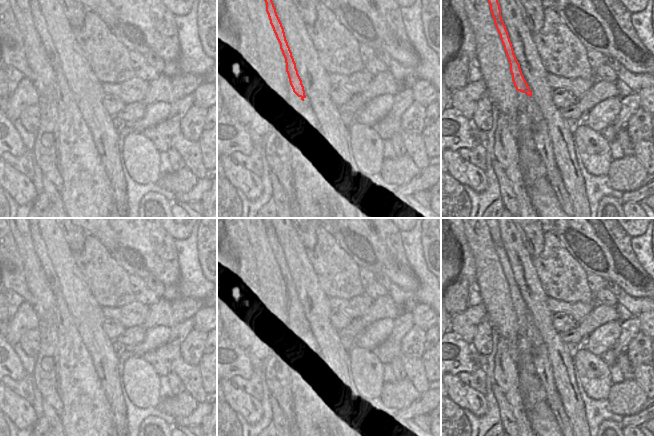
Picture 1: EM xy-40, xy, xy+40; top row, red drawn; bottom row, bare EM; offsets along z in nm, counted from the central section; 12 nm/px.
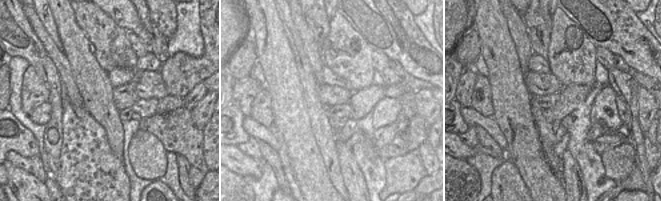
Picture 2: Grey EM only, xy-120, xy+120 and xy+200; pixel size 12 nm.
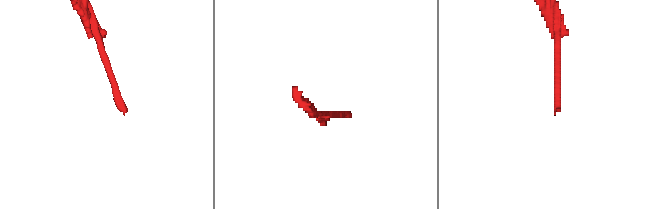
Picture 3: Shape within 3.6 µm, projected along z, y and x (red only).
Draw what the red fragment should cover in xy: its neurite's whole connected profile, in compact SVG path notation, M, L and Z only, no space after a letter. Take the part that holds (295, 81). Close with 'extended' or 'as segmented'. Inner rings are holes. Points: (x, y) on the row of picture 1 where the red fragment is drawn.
M264 0L266 3L266 12L268 14L270 24L273 28L273 31L276 35L276 38L280 44L280 49L285 58L286 63L286 72L288 74L290 85L293 89L293 92L301 98L302 101L306 98L304 86L302 80L298 74L296 68L296 63L292 56L292 52L286 40L284 28L282 23L277 15L276 8L272 0Z; as segmented

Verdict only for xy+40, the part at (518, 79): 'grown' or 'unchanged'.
grown

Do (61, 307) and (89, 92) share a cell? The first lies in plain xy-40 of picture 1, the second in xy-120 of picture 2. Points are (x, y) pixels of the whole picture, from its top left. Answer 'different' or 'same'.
different

